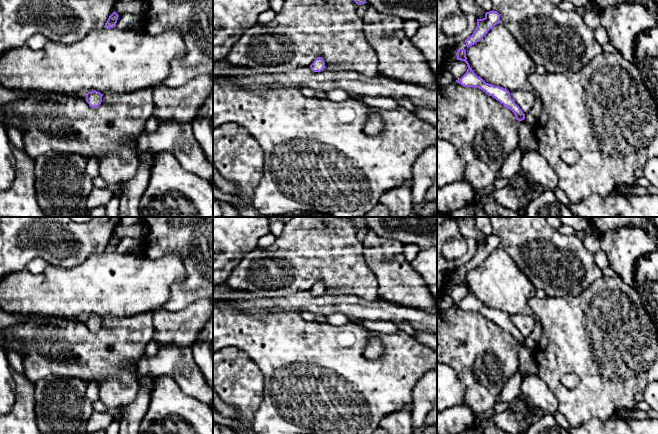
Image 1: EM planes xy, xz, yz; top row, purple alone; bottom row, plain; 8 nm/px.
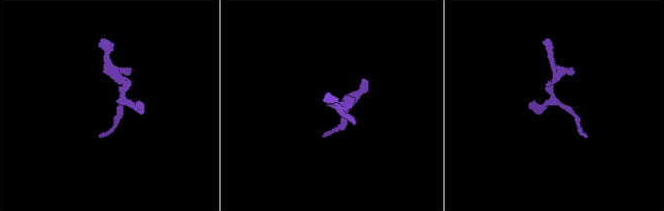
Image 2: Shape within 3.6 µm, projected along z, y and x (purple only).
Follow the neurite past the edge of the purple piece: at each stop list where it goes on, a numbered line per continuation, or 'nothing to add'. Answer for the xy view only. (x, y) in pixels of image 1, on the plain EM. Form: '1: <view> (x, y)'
nothing to add

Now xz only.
nothing to add

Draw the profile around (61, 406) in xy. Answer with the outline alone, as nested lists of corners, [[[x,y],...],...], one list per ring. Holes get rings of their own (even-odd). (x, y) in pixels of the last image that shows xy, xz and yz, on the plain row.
[[[48,376],[35,384],[35,413],[41,434],[88,434],[86,425],[94,412],[86,397],[87,382],[80,378]]]

